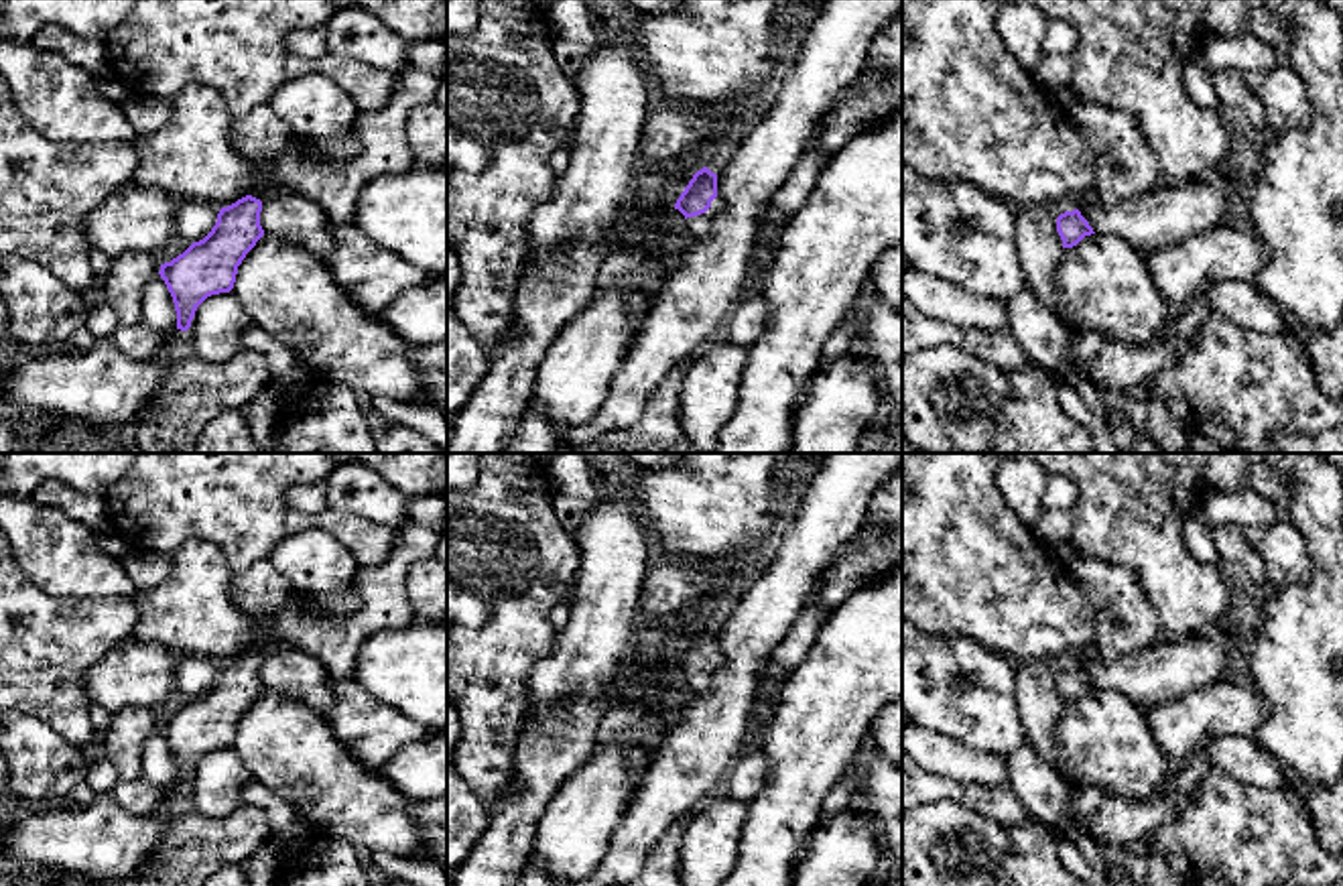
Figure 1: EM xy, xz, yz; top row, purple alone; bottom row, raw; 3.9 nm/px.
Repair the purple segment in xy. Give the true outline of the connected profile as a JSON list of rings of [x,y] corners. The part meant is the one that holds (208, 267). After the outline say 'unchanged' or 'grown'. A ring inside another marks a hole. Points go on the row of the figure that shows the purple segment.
[[[266,179],[260,189],[252,189],[250,195],[221,207],[215,226],[203,240],[161,264],[158,274],[173,297],[177,329],[191,327],[197,307],[207,297],[234,289],[238,266],[264,236],[260,226],[262,201],[276,189],[282,187]]]; grown

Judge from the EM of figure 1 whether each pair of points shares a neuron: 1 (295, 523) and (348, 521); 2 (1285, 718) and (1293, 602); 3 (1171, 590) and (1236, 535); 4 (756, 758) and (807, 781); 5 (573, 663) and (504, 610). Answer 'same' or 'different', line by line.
1: same
2: same
3: different
4: different
5: different

